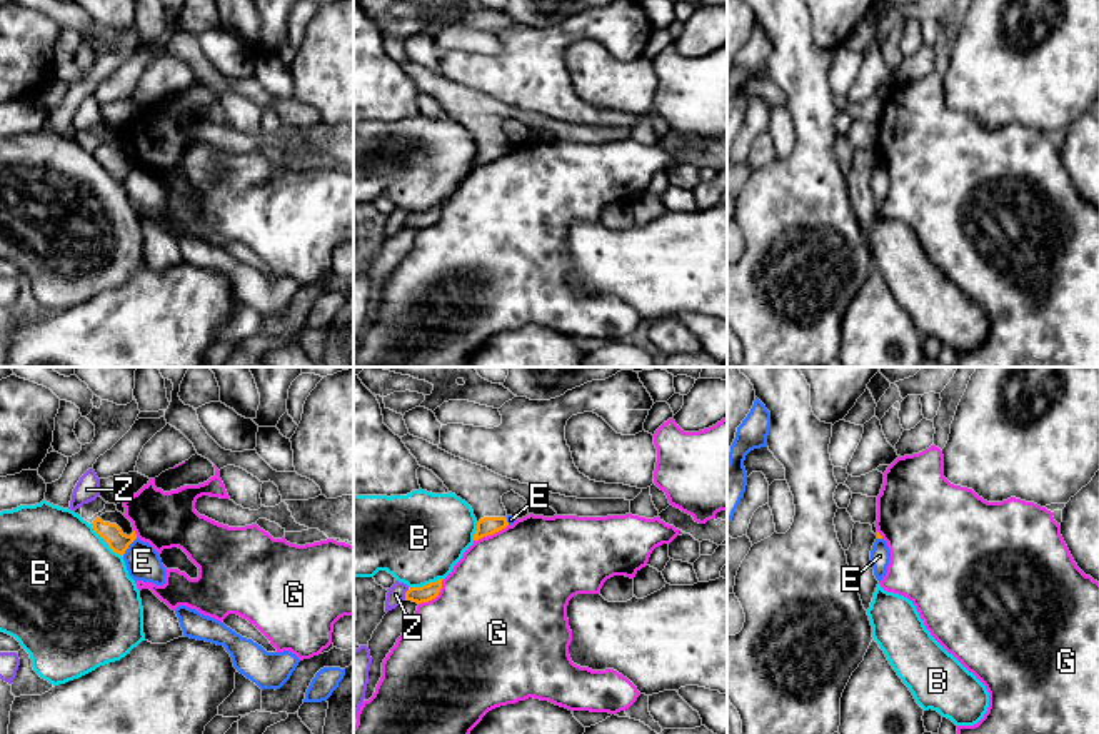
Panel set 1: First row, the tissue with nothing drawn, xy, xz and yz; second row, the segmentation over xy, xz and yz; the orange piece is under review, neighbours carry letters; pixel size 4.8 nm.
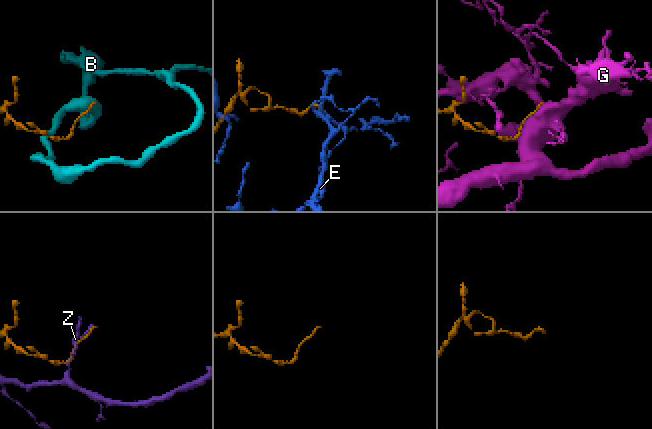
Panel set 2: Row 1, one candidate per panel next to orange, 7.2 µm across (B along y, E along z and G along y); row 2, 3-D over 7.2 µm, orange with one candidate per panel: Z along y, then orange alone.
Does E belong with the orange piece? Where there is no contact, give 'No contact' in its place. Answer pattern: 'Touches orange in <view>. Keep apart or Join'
Touches orange in xy. Keep apart

